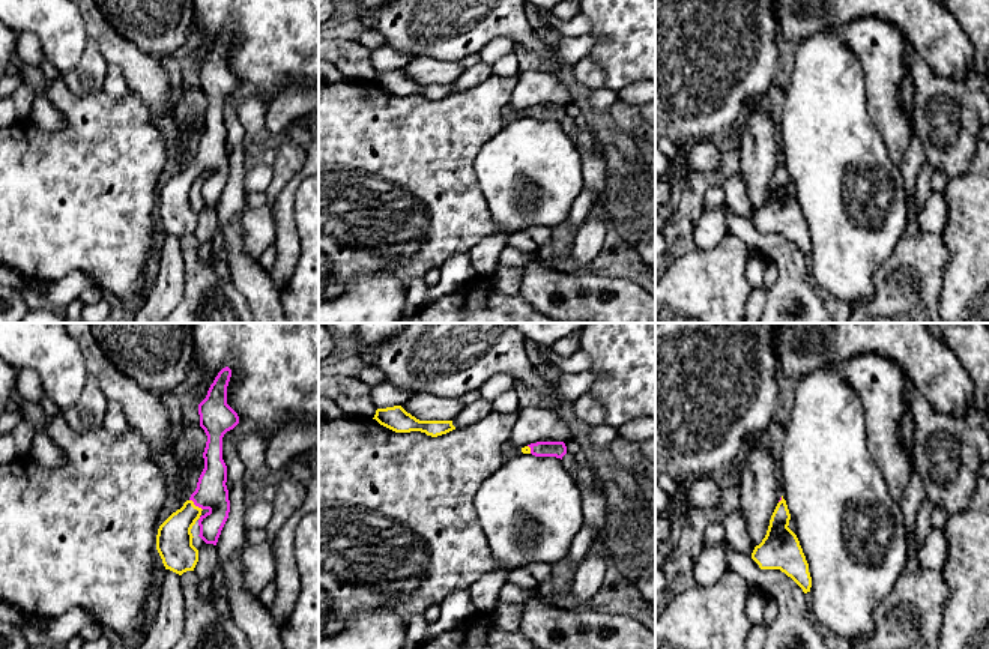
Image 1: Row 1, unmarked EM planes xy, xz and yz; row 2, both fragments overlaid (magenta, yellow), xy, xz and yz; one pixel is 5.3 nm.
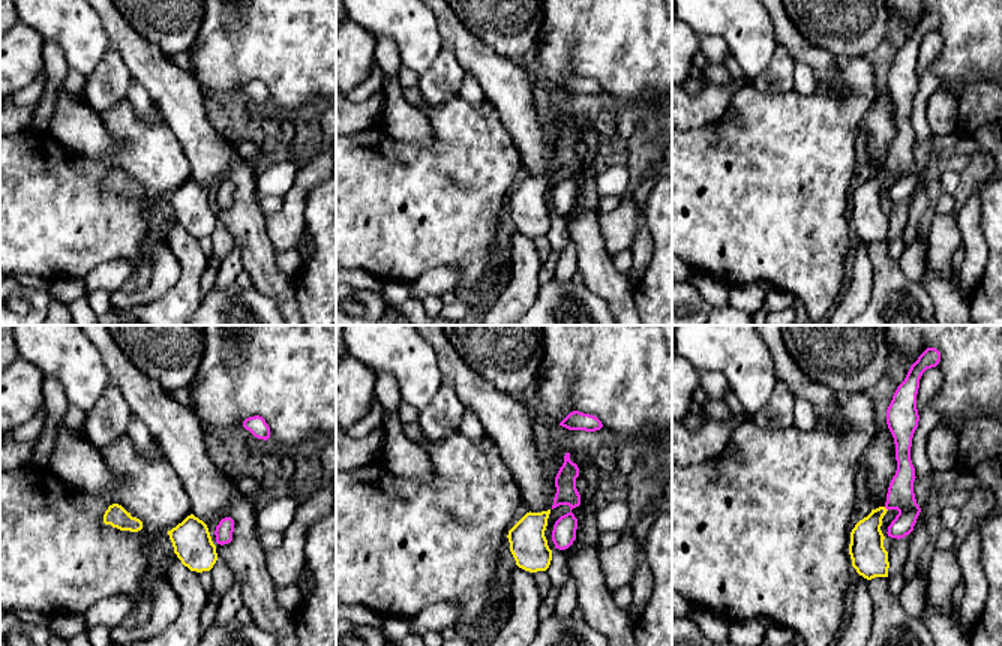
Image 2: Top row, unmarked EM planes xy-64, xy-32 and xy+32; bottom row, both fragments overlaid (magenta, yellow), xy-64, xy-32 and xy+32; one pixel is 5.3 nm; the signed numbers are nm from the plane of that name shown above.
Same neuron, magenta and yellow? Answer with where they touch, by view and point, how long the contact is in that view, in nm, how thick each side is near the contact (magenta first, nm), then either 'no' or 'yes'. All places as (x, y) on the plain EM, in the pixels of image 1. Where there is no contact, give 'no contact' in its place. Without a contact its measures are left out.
xy (196, 169) | 90 nm | 170/190 nm | yes

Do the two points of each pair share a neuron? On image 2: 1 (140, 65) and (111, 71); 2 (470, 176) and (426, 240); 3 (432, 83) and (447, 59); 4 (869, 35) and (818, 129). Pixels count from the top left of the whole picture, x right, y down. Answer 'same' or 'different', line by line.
1: different
2: same
3: same
4: different

